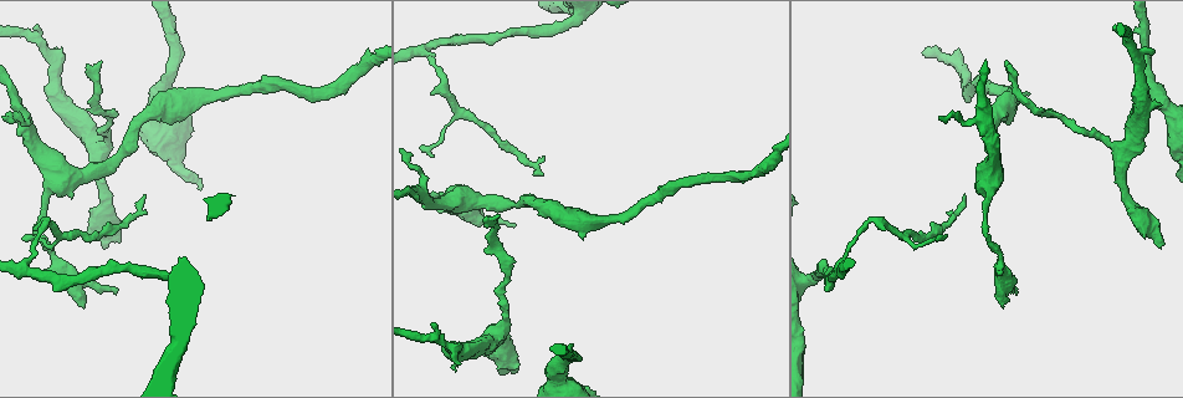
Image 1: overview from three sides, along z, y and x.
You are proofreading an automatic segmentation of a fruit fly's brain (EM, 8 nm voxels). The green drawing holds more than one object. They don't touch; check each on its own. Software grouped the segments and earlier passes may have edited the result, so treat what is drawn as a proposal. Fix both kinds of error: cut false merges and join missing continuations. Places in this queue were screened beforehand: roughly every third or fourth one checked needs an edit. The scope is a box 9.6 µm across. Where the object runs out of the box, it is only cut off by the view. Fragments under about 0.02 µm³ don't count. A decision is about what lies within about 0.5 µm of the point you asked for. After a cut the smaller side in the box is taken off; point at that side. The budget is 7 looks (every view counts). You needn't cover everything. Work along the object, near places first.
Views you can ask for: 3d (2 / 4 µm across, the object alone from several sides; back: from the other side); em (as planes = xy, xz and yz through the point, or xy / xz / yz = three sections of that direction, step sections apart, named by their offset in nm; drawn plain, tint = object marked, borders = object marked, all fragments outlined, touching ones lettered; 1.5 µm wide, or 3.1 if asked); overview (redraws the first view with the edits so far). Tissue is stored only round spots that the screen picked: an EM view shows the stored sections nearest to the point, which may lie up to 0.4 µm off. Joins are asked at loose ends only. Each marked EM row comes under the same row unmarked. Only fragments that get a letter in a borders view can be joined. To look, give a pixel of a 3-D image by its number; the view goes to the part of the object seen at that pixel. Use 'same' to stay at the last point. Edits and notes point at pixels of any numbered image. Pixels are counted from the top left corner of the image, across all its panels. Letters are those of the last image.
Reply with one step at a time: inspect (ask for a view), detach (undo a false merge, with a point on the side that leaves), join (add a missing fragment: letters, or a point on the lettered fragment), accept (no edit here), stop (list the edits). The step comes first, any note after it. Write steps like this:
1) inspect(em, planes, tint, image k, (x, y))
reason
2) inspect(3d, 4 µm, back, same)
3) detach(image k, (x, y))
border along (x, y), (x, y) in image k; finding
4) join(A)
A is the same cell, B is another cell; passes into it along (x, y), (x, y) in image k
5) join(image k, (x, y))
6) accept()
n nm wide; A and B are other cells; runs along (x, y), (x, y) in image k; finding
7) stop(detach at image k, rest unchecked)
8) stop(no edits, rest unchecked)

inspect(em, yz, step 8, tint, image 1, (103, 248))
stops while still wide

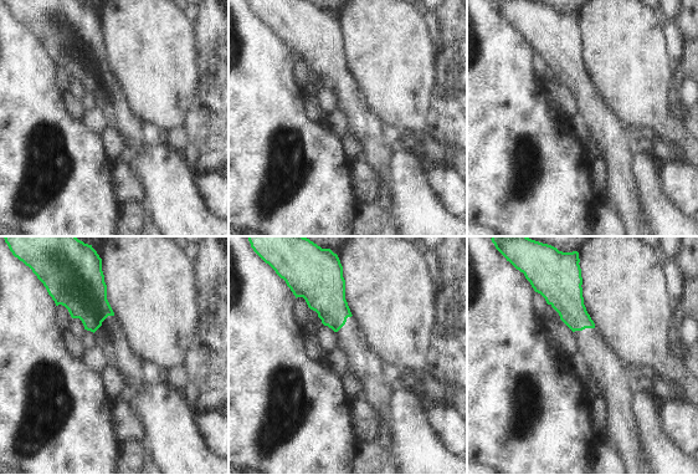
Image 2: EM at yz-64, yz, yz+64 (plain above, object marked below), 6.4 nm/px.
inspect(em, planes, borders, same)

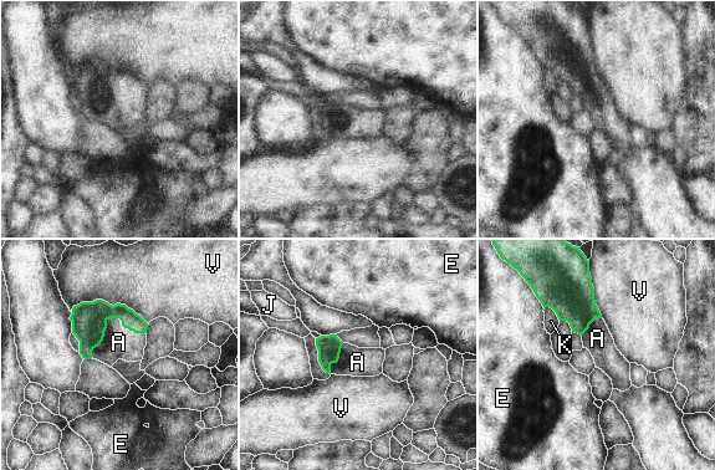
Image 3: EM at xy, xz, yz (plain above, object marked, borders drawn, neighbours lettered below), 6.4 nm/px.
join(image 3, (118, 342))
A is the same cell, E, J, K and V are other cells; passes into it along (88, 320), (108, 318), (118, 342) in image 3; the neuron continues

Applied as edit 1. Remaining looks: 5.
inspect(em, xy, step 8, borders, image 1, (987, 219))

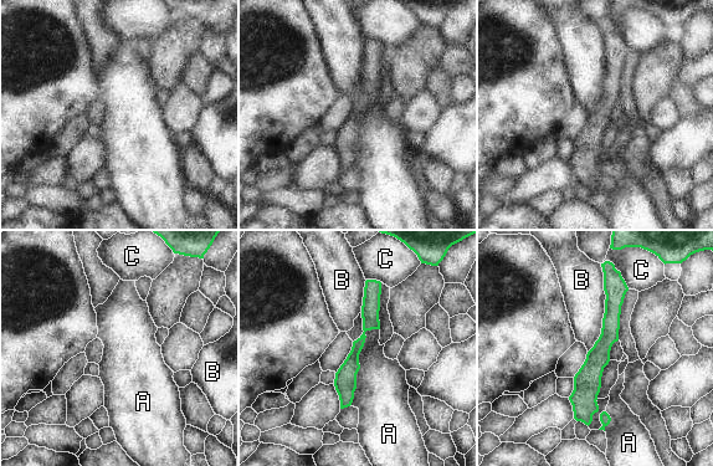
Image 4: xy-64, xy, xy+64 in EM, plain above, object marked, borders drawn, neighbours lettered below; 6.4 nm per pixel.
accept()
A, B and C are other cells; runs along (610, 276), (586, 420) in image 4; one neuron here

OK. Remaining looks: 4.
inspect(3d, 4 µm, image 1, (1003, 307))
an open end

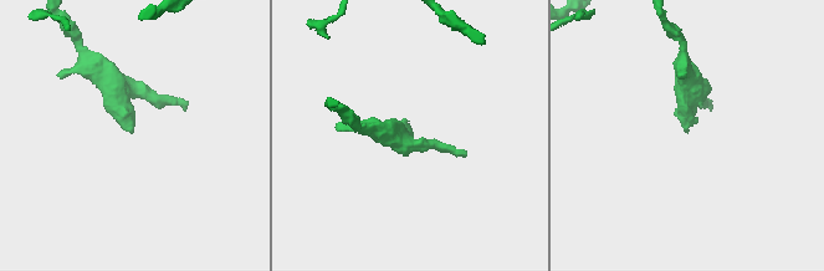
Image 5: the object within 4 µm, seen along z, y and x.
inspect(em, planes, borders, image 5, (133, 130))
shape alone is not enough

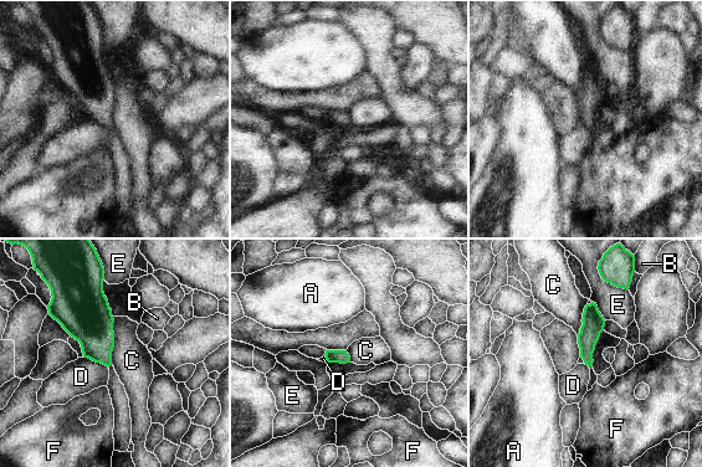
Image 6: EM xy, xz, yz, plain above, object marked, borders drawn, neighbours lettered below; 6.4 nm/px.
accept()
A, B, C, D, E and F are other cells; none of them fits

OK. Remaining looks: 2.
stop(join at image 3, rest unchecked)

